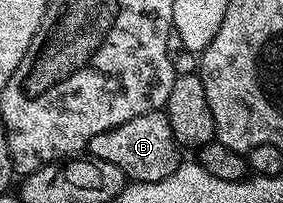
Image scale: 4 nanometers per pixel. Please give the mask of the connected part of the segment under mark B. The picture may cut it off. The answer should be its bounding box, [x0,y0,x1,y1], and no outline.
[87,110,183,183]

